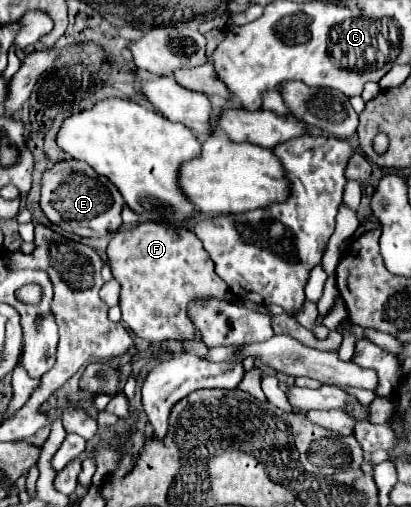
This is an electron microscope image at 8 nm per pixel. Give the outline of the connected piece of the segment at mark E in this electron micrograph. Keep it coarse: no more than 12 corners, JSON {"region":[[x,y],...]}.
{"region":[[87,163],[41,177],[41,209],[67,235],[105,237],[125,201]]}

